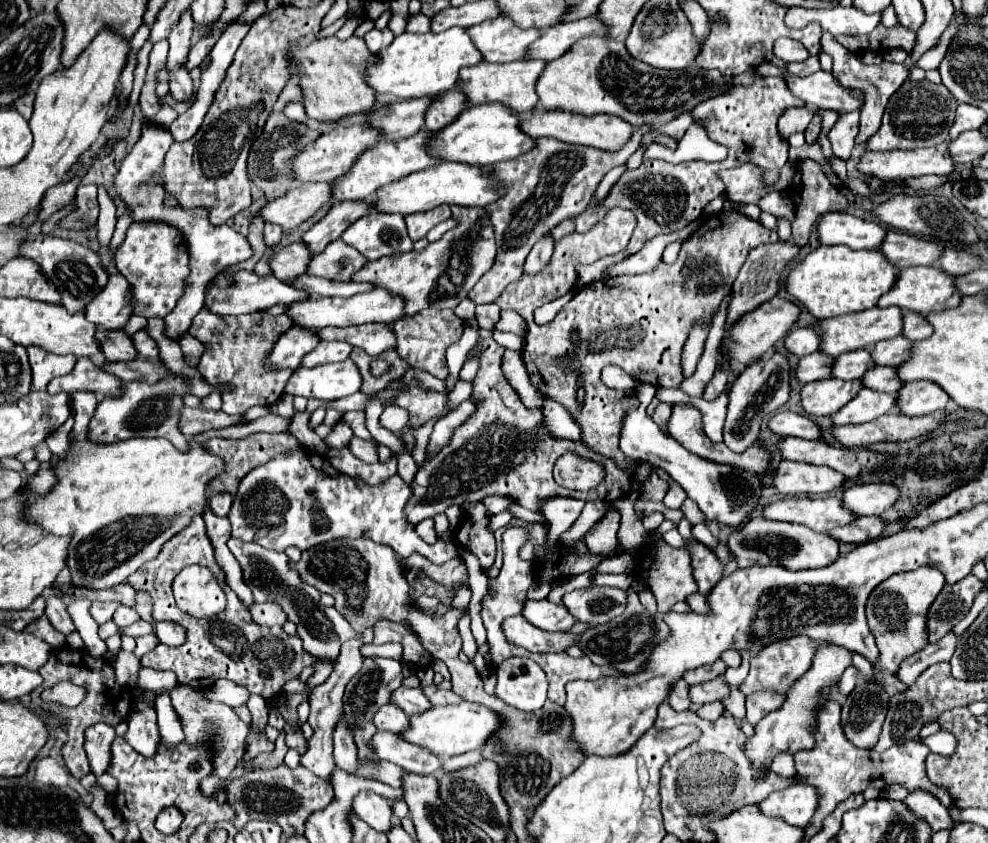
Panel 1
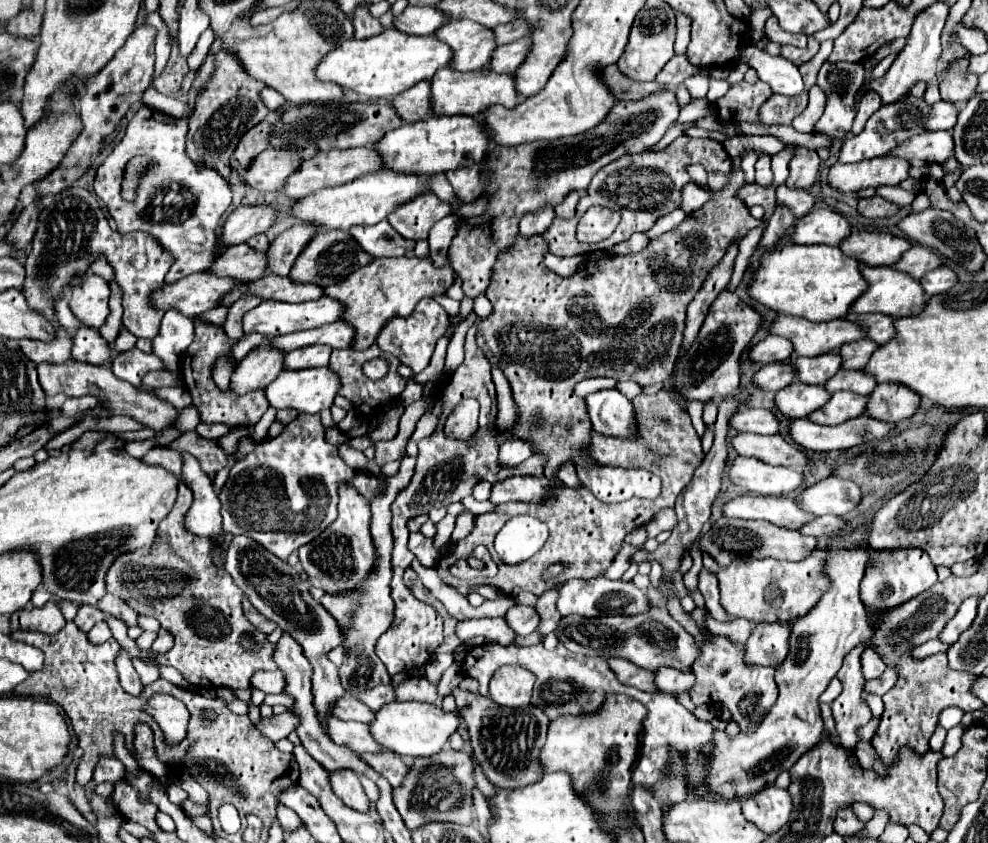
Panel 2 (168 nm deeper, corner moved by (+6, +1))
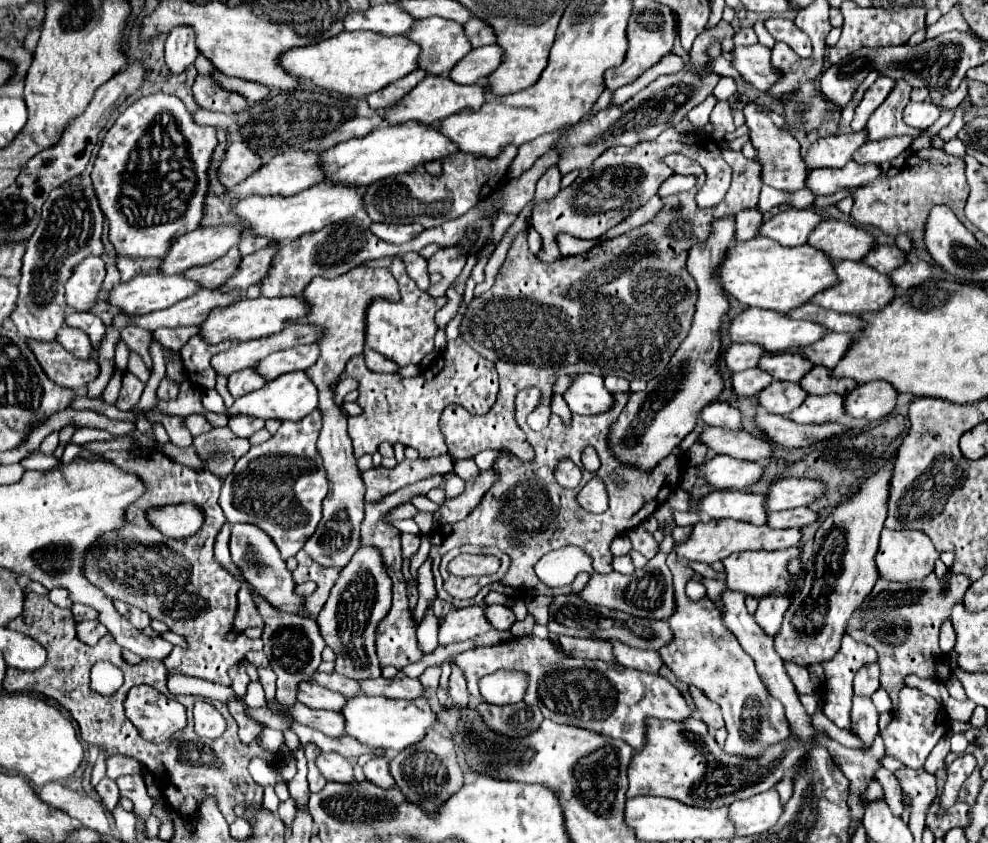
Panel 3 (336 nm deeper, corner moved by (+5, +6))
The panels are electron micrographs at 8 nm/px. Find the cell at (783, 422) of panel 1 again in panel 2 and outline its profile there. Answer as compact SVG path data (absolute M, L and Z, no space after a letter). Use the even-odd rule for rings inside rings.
M742 406L730 418L730 428L736 432L754 432L754 434L776 434L778 422L770 410Z

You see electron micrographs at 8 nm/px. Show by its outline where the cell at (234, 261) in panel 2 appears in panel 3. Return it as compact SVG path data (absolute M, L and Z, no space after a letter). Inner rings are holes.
M233 247L219 261L187 269L185 277L191 277L193 281L203 281L203 287L219 289L235 275L235 271L239 269L239 263L241 263L241 253L239 253L237 247Z

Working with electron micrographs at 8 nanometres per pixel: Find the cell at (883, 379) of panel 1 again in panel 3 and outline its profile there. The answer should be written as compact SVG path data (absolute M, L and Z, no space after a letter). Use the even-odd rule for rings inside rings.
M823 365L811 369L811 373L807 373L807 377L803 377L803 381L799 381L799 383L811 395L827 395L827 393L847 395L857 385L857 381L833 377L833 371L827 369L827 367L823 367Z

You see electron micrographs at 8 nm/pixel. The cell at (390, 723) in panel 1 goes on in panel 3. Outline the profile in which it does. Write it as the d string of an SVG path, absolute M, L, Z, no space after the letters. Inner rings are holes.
M307 681L303 689L299 689L299 701L309 705L311 709L329 709L329 711L343 711L347 699L335 691L321 687L315 681Z

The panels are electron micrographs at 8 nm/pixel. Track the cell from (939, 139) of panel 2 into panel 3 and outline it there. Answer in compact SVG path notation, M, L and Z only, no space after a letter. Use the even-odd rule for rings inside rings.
M909 135L887 137L887 139L881 139L881 141L867 141L867 145L861 145L855 151L853 161L881 165L885 161L893 161L899 153L909 149L911 143L913 143L913 137L909 137Z

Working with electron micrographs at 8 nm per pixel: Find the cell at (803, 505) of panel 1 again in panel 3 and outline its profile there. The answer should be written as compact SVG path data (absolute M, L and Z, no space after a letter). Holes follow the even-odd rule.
M713 491L701 503L699 509L711 519L737 519L753 525L767 525L769 509L767 497L747 491Z

